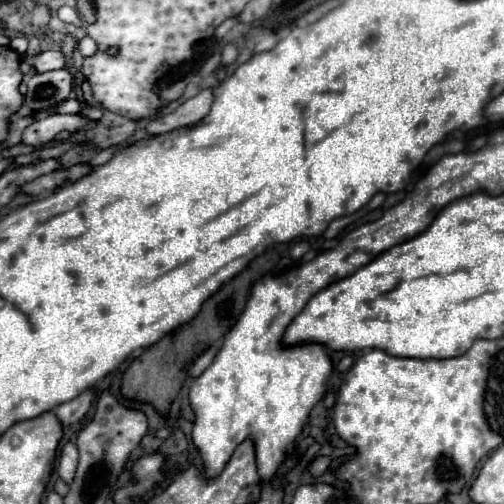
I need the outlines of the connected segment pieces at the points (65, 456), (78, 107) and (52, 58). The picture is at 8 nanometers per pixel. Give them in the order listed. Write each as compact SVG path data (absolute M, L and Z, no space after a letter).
M66 443L62 447L62 455L60 455L60 463L58 463L58 475L64 483L70 485L74 481L76 465L78 465L78 449L72 443Z
M67 99L57 106L58 113L62 114L76 114L80 113L84 104L80 103L77 99Z
M50 49L50 51L44 51L40 55L28 57L28 63L38 73L46 73L46 71L54 71L54 69L64 69L66 67L66 59L64 59L62 51L58 51L58 49Z

